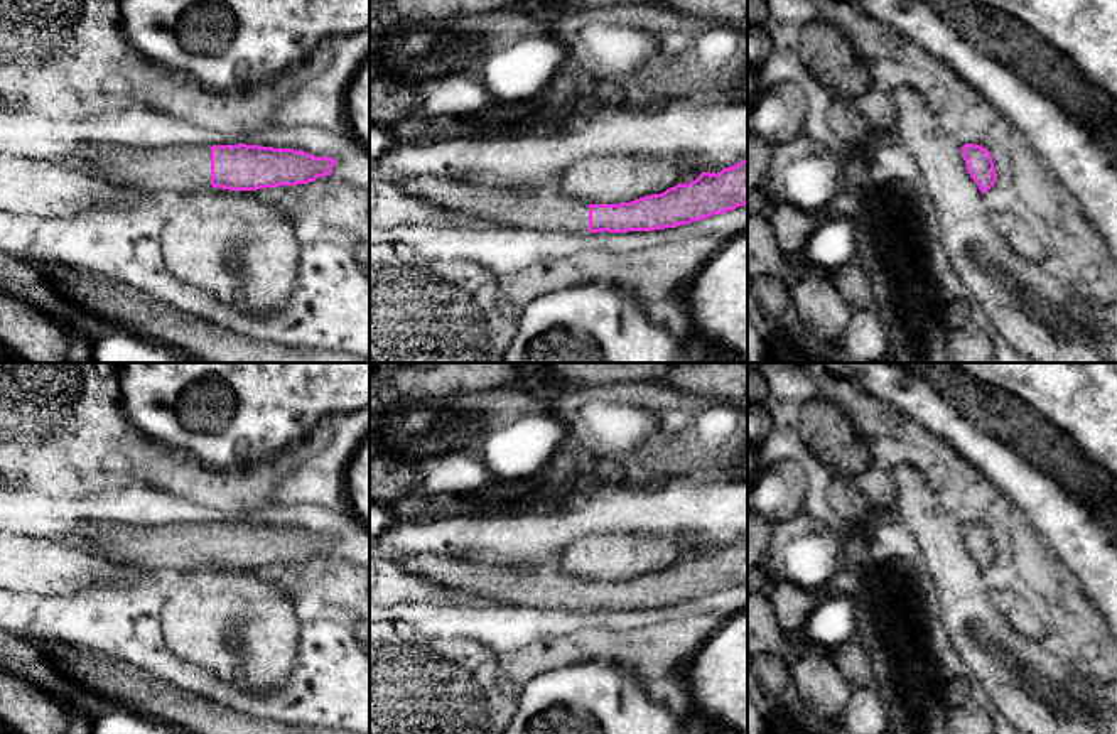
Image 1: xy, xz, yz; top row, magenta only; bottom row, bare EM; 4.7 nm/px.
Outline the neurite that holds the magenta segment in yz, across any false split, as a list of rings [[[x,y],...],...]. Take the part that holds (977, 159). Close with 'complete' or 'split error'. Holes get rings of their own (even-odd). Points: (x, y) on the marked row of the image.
[[[967,143],[962,147],[967,172],[979,186],[980,192],[987,192],[997,181],[992,155],[982,145]]]; complete

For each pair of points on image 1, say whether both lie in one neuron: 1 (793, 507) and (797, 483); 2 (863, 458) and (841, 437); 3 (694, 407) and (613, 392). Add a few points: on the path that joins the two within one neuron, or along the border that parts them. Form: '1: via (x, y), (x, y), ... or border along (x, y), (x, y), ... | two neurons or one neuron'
1: via (793, 501), (795, 488) | one neuron
2: via (857, 454), (846, 442) | one neuron
3: via (674, 399), (633, 392) | one neuron

